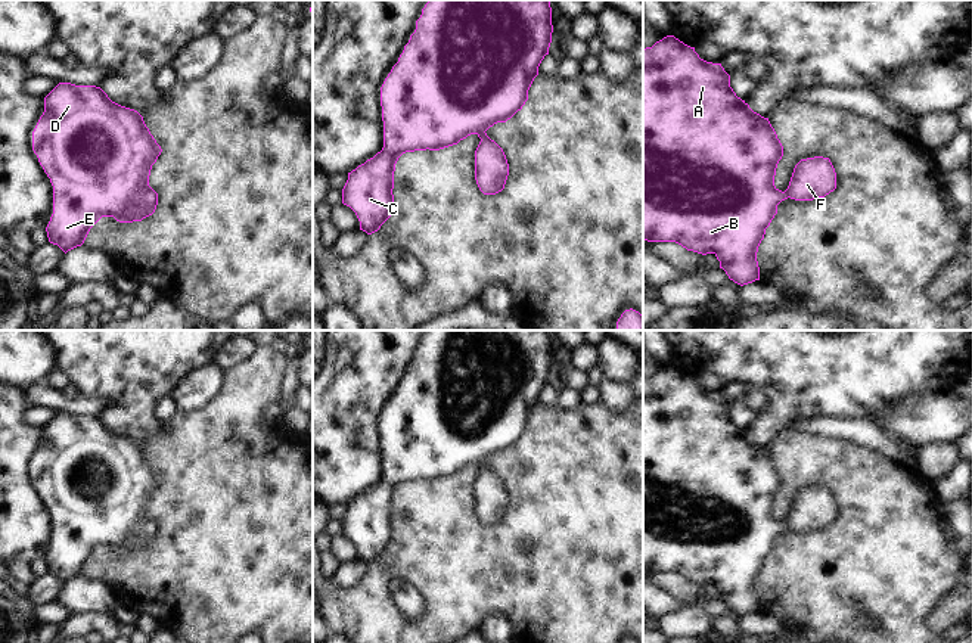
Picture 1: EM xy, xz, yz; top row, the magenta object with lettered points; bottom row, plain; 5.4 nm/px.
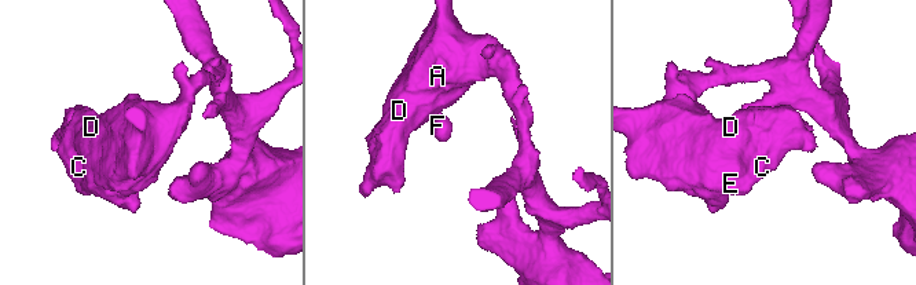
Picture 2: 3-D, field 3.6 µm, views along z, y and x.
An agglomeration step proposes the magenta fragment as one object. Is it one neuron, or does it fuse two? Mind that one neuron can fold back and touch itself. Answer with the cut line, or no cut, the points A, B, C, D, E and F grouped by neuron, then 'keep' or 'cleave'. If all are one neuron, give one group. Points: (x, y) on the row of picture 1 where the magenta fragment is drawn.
no cut; A B C D E F; keep

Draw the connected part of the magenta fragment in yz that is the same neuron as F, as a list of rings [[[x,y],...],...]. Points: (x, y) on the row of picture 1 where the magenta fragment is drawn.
[[[667,35],[643,49],[643,239],[676,242],[702,255],[714,254],[730,280],[743,286],[760,280],[757,252],[777,205],[791,198],[813,201],[836,189],[836,173],[829,158],[801,159],[785,192],[774,186],[783,146],[768,118],[754,112],[730,87],[721,63],[707,62],[690,47]]]

